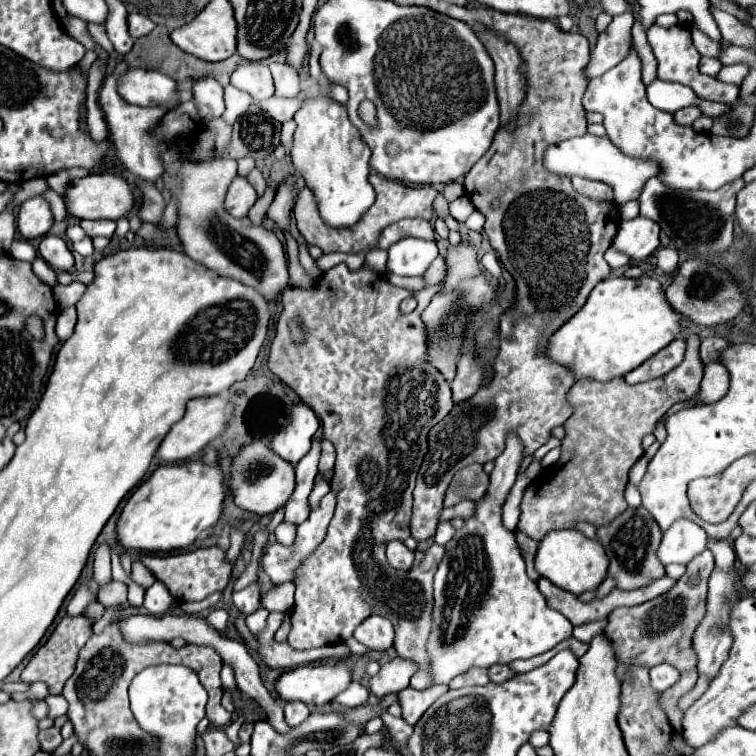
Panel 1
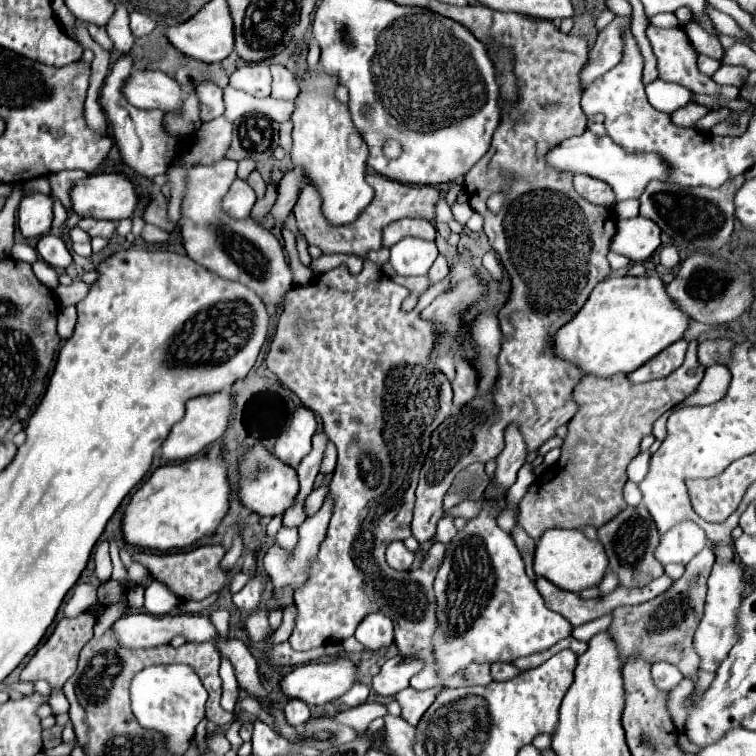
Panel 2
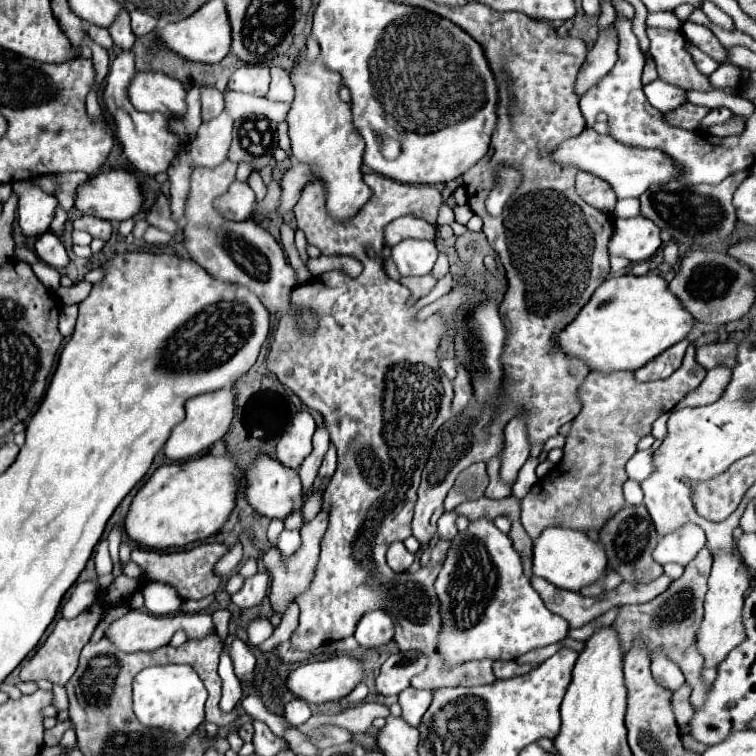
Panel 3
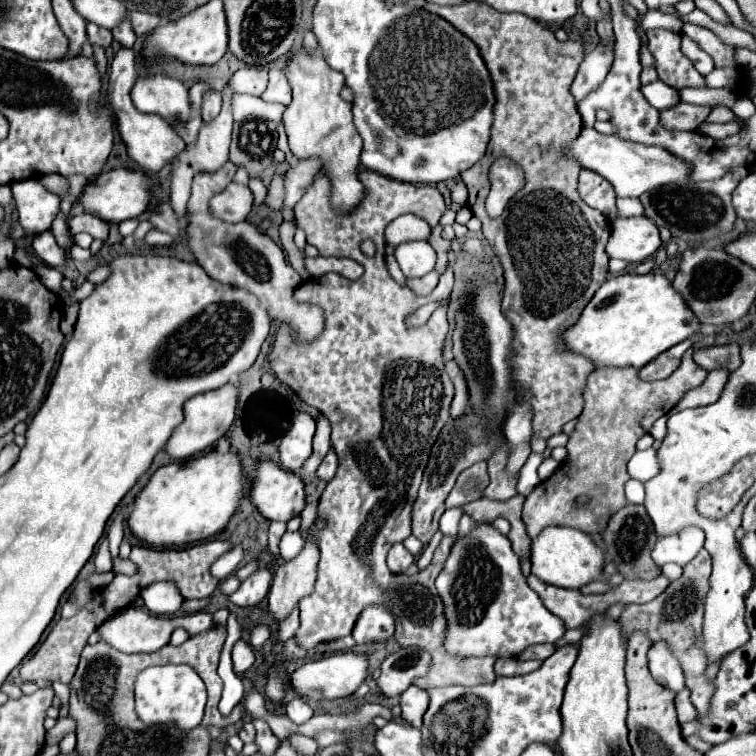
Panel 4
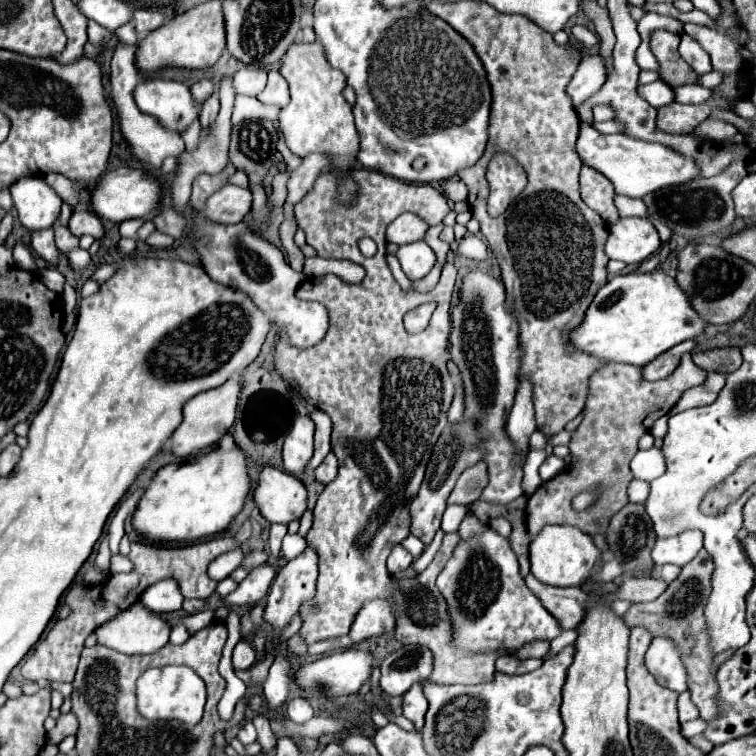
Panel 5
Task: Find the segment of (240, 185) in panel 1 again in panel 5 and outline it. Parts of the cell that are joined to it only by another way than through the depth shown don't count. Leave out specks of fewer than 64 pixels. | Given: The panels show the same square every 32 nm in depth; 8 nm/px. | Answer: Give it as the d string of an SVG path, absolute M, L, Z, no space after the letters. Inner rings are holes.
M226 184L208 198L204 214L216 222L238 224L246 218L250 208L252 208L252 192L236 184Z

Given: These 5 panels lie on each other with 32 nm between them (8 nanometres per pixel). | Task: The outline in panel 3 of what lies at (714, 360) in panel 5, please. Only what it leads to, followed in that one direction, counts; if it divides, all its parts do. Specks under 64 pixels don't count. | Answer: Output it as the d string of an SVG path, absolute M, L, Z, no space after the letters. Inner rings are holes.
M726 340L726 342L704 344L696 350L696 360L704 368L714 368L714 366L732 368L736 364L736 342Z

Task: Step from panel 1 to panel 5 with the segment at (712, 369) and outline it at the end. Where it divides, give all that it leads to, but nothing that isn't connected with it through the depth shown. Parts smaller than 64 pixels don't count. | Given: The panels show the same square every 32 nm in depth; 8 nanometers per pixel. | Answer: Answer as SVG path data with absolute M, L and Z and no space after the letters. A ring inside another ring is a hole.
M710 372L704 384L684 392L684 396L678 400L678 404L670 410L670 414L676 414L676 412L688 410L688 408L696 408L696 406L712 404L716 400L716 396L720 394L720 388L724 388L724 380L726 380L724 372Z

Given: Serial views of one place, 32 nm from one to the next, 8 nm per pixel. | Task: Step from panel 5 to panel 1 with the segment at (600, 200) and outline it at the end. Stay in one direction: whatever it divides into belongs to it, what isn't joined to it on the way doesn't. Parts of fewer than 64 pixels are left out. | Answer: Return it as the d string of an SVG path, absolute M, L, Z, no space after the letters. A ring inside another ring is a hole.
M572 178L572 184L574 184L574 190L588 196L588 198L594 198L594 200L612 200L612 186L610 184L604 184L604 182L592 182L592 180L584 180L584 178Z

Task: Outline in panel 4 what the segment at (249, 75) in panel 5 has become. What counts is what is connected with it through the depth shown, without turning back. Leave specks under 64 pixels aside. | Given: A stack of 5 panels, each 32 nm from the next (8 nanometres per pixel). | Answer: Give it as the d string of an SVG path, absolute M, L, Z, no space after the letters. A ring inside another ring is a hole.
M244 66L230 78L230 88L234 92L262 96L268 86L268 70L264 66Z

